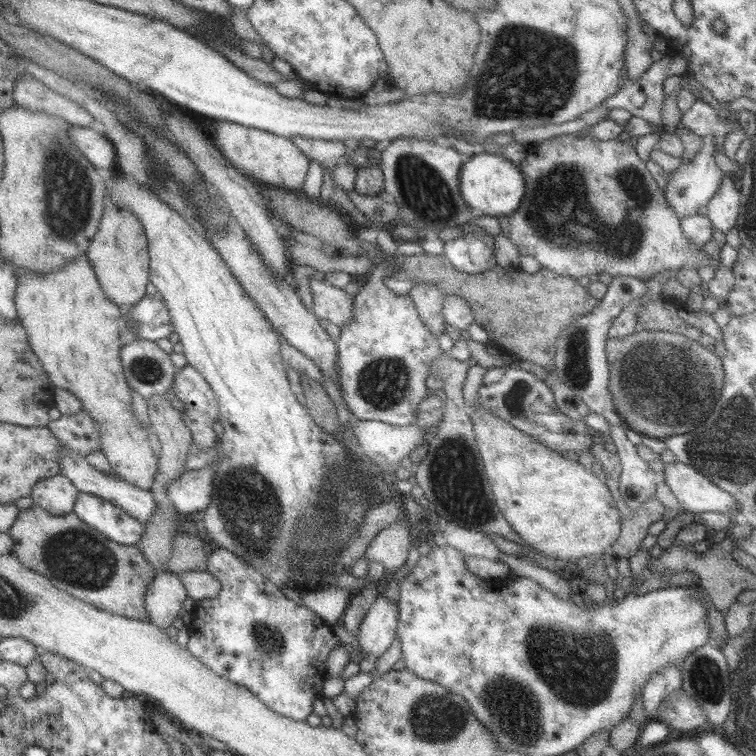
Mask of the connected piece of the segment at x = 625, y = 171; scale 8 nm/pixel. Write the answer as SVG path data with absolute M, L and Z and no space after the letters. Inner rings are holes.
M586 127L577 133L558 135L549 140L544 140L540 144L534 144L530 150L534 154L526 153L525 159L520 162L519 169L523 172L525 185L527 186L526 194L524 194L520 206L510 215L497 217L501 234L507 236L520 251L520 254L528 254L533 256L544 268L548 268L561 275L574 277L579 279L582 276L590 276L591 274L599 274L607 272L612 277L620 275L630 275L636 278L646 280L653 274L662 272L666 269L680 270L682 267L694 266L696 268L702 266L713 266L718 269L720 265L720 256L717 258L708 258L703 248L697 248L695 244L688 242L683 235L681 227L681 219L676 216L675 210L669 205L663 194L659 184L654 180L652 174L647 169L647 163L642 161L630 142L620 142L618 139L598 140L592 132L592 127Z

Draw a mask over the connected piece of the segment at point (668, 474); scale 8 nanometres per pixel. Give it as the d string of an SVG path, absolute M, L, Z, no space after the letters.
M678 461L664 464L662 481L670 487L672 493L674 493L674 497L679 500L680 506L686 511L694 513L718 511L728 515L732 509L739 512L739 506L737 506L735 498L716 484L712 483L708 478L704 477L693 466L688 466L687 464Z

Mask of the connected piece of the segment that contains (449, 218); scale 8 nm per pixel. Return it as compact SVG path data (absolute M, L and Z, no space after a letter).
M406 137L394 140L382 153L384 186L386 197L396 201L400 207L400 224L418 228L420 238L426 230L446 230L456 228L476 219L470 215L472 208L462 198L459 172L463 154L458 153L446 142L432 140L408 140Z

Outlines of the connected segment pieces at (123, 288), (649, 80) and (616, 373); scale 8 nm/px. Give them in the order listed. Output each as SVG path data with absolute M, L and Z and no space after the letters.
M107 201L98 232L85 252L104 294L122 309L135 305L147 296L150 266L148 243L142 223L125 206Z
M664 54L659 61L653 61L652 66L649 66L649 69L636 82L626 82L620 90L616 91L616 94L607 96L601 106L628 110L632 116L638 116L649 122L654 127L654 132L661 136L665 132L662 116L664 81L669 76L686 73L688 61L690 61L690 58L684 58L683 56L670 57L668 54Z
M639 328L627 337L609 338L606 357L610 366L610 395L618 415L630 429L652 438L664 440L672 435L692 432L698 424L704 424L724 388L722 354L711 352L678 333Z

